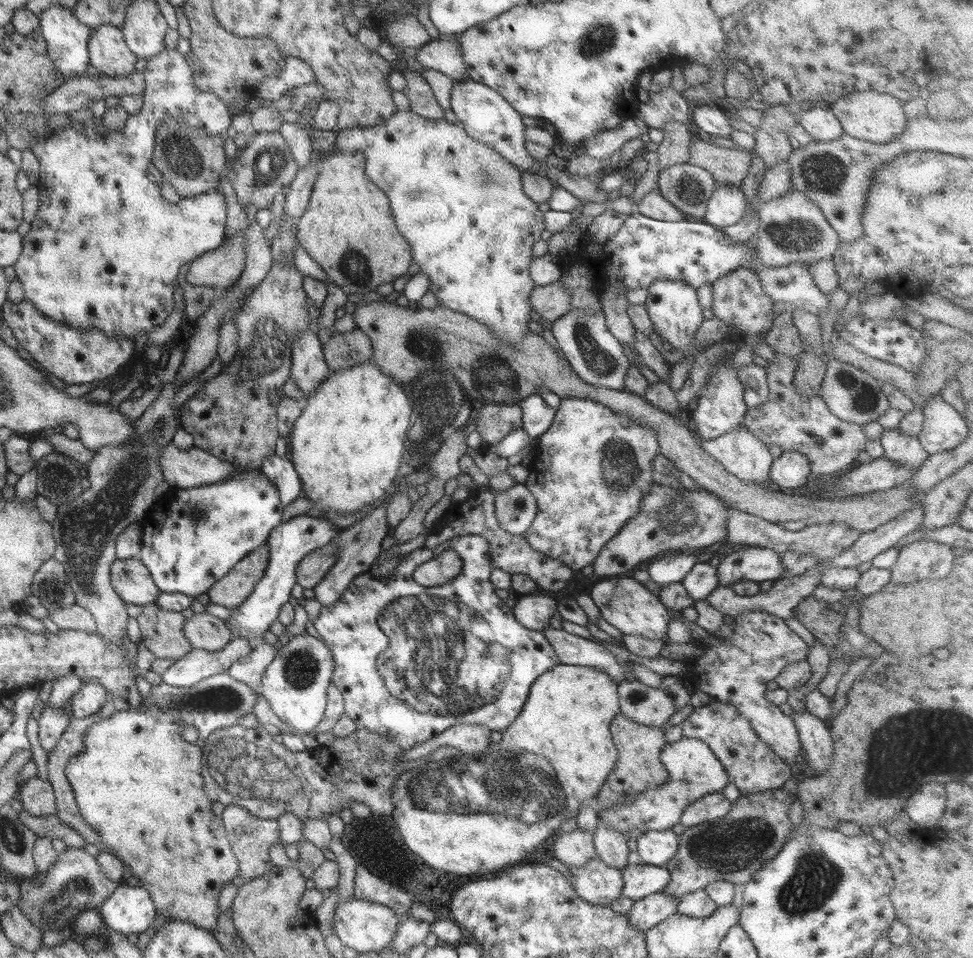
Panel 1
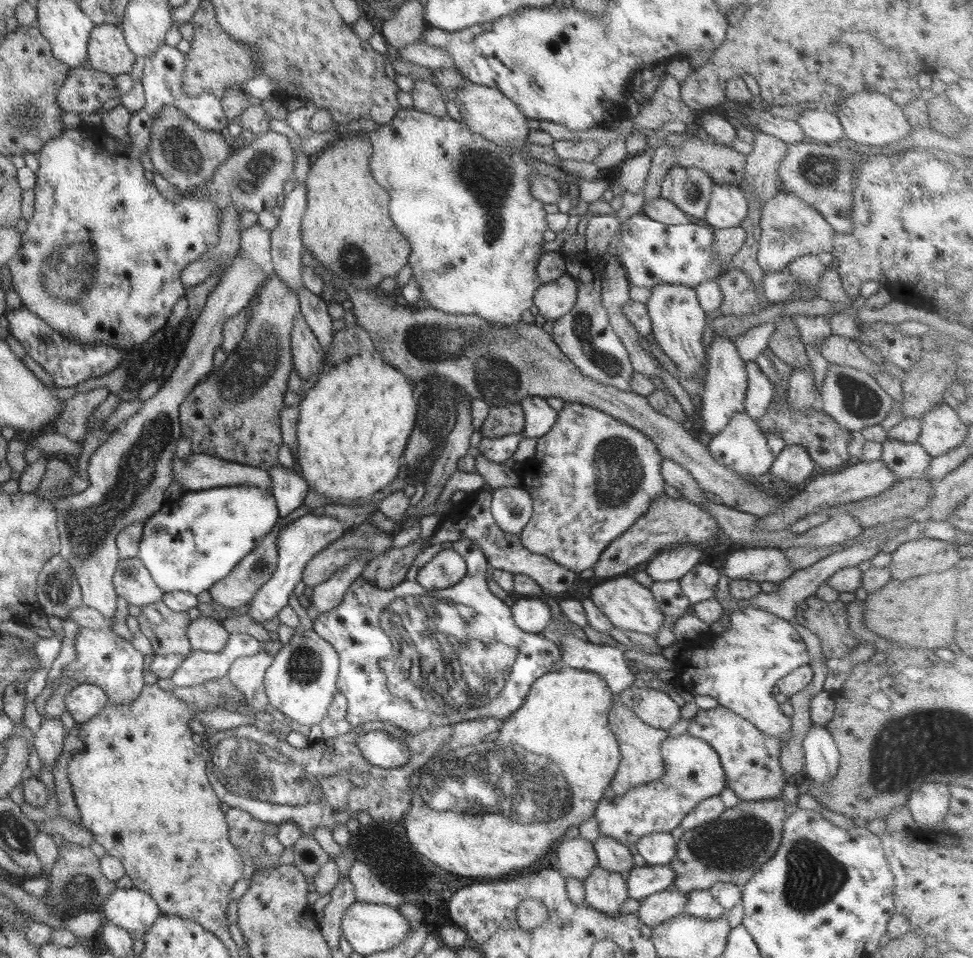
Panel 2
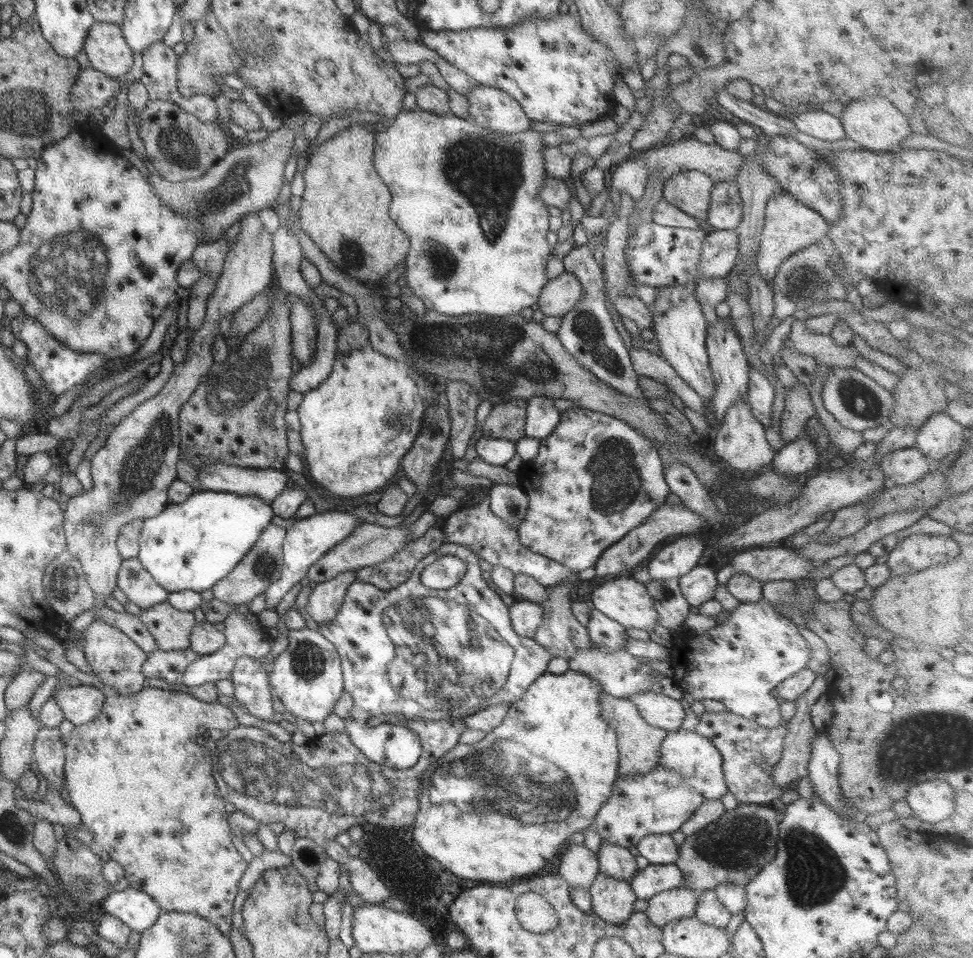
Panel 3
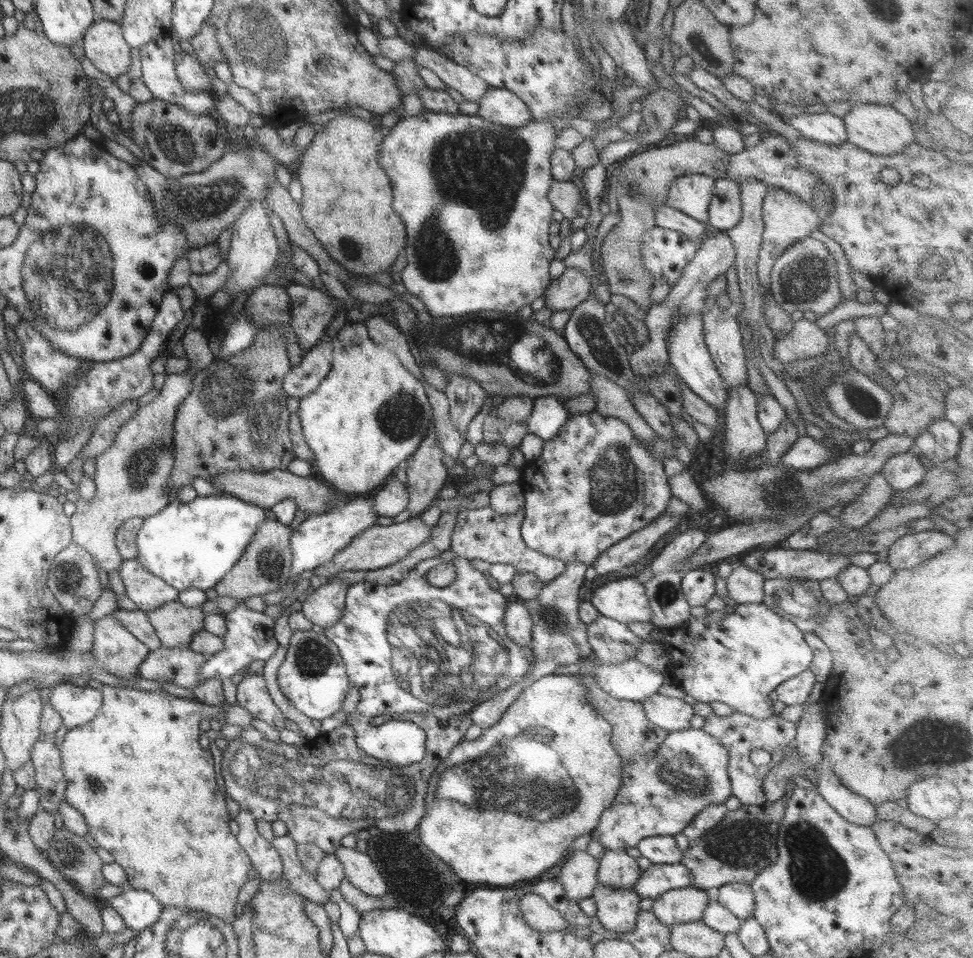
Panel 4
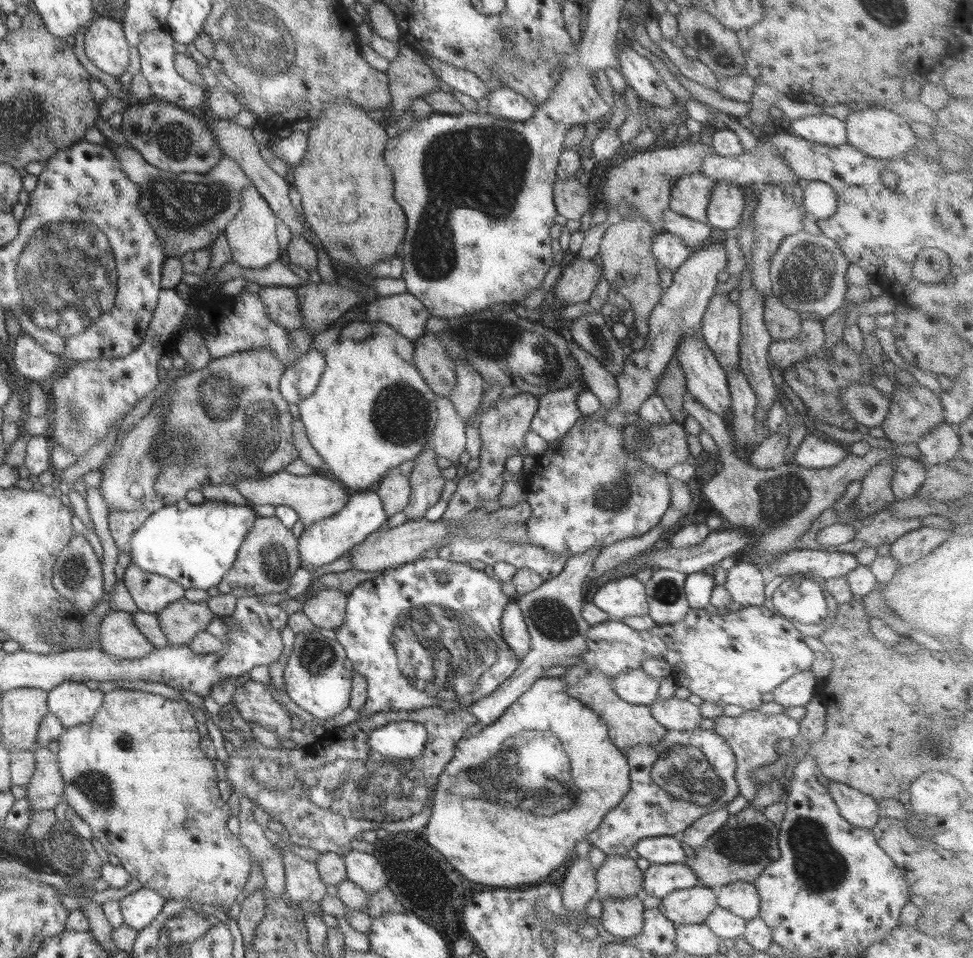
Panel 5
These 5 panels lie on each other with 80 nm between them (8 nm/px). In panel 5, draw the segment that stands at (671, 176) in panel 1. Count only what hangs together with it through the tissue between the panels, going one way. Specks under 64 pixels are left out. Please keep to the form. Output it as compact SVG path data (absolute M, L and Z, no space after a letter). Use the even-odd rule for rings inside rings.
M704 173L678 177L671 188L669 208L692 220L707 222L707 208L715 180Z

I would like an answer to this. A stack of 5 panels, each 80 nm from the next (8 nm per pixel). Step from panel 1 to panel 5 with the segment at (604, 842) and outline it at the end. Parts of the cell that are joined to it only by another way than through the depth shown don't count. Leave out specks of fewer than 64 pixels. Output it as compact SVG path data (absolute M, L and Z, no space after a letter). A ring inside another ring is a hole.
M635 855L607 856L606 862L595 870L597 898L628 900L640 896L644 890L644 876L635 862Z

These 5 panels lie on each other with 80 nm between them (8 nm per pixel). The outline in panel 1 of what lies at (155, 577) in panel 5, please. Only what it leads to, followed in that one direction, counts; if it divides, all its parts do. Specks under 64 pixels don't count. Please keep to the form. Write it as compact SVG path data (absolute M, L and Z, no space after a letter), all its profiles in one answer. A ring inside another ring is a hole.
M117 558L112 564L112 585L128 605L155 603L161 592L139 558Z

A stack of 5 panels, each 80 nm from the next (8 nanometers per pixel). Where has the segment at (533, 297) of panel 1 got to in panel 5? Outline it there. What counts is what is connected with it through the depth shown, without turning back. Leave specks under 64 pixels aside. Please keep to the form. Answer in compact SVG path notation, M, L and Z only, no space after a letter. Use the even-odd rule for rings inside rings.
M578 256L570 264L564 264L561 276L552 288L555 300L561 300L563 304L568 305L589 300L592 291L600 280L600 274L603 274L603 268L598 267L594 263L594 259L601 266L599 256L593 259L585 259Z

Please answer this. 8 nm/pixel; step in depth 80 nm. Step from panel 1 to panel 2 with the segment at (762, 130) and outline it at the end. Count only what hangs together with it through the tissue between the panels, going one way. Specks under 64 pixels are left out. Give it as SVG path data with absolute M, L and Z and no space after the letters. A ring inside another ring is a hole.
M760 130L754 138L753 150L746 155L743 180L750 183L754 196L760 198L762 206L779 192L779 164L787 155L787 143Z

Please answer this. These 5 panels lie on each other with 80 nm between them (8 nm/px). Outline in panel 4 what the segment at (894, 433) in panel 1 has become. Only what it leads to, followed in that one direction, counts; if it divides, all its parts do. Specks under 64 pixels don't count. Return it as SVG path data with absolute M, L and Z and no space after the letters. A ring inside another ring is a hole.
M911 451L891 456L881 468L881 473L894 491L908 491L927 476L922 460Z

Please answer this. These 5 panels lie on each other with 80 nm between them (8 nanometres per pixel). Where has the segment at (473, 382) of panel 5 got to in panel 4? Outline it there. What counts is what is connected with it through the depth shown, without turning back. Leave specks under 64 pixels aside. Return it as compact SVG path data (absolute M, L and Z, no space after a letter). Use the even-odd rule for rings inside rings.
M455 375L442 391L450 402L448 419L456 431L466 439L468 425L480 410L485 400L485 391L472 379Z

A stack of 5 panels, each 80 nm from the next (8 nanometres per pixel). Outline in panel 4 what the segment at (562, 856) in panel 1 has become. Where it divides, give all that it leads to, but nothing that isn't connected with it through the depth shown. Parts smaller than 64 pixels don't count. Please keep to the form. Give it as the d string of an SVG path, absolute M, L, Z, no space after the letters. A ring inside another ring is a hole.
M571 851L558 877L570 902L578 904L578 900L590 898L594 888L599 884L598 866L599 860L593 858L587 851Z

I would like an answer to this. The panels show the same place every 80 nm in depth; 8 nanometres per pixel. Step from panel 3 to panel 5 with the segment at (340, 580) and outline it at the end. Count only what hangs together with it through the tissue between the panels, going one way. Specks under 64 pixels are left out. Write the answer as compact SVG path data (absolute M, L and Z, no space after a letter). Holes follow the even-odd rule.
M324 589L303 603L303 613L318 629L333 629L343 623L347 594L338 589Z

